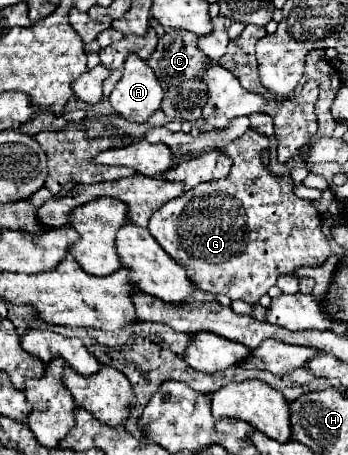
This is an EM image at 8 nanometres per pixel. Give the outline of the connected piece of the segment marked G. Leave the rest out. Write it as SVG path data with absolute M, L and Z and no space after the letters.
M247 130L243 136L231 144L219 148L219 152L229 152L233 166L227 178L217 182L205 182L185 192L183 196L167 202L149 220L151 236L161 244L161 248L183 264L187 278L197 284L199 290L211 294L227 294L231 300L243 300L255 304L275 280L283 274L293 274L301 266L321 266L331 256L331 246L321 230L319 212L309 200L301 200L293 194L291 176L275 176L261 162L261 150L269 146L269 138Z

